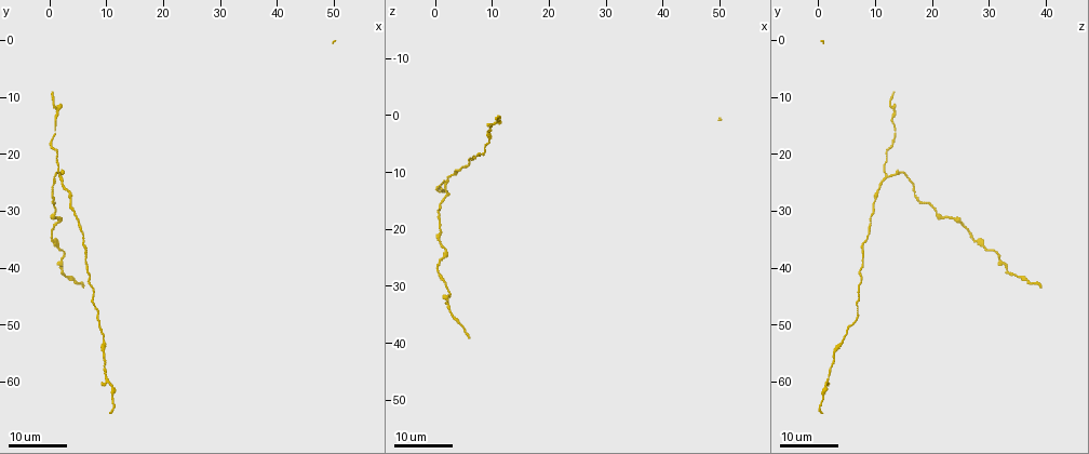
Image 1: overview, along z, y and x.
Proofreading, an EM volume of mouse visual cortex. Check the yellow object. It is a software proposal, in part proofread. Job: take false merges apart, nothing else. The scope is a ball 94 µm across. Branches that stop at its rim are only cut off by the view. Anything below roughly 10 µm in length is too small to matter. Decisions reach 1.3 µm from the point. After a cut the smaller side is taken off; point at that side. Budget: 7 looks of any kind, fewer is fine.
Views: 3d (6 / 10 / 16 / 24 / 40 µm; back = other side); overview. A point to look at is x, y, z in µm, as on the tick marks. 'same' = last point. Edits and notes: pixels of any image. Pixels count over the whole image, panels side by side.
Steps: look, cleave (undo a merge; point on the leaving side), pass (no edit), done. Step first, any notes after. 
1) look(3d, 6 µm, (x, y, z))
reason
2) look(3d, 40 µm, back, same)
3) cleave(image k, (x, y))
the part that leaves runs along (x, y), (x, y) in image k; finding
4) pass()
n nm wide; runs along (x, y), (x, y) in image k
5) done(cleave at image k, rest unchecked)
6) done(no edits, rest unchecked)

look(3d, 24 µm, (0.5, 17.5, 13.0))
arms run side by side

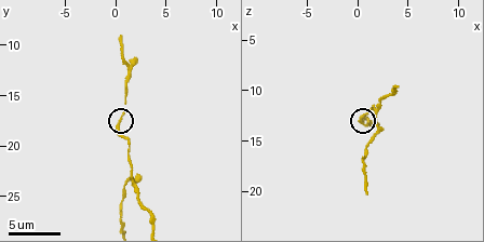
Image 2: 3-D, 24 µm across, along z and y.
look(3d, 10 µm, (0.4, 17.6, 13.4))

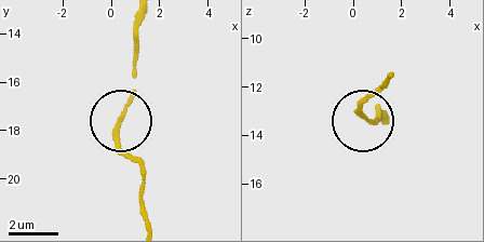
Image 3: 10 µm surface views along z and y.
pass()
3 arms; runs along (121, 121), (117, 137), (139, 169), (142, 185) in image 3; one neuron here

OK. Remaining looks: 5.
look(3d, 10 µm, (1.8, 24.0, 12.2))
branch point

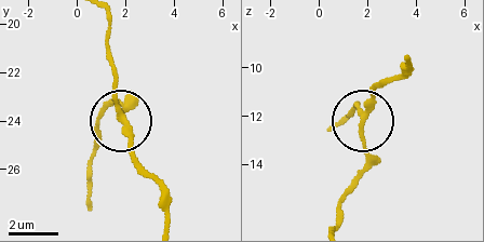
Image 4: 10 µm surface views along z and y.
pass()
3 arms; runs along (108, 19), (120, 119), (122, 103) in image 4; all the same neuron

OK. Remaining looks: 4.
look(3d, 16 µm, (10.0, 59.5, 1.5))
calibre changes

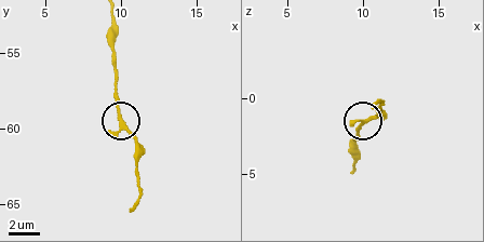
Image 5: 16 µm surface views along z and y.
look(3d, 6 µm, (10.2, 59.8, 1.6))
closer look

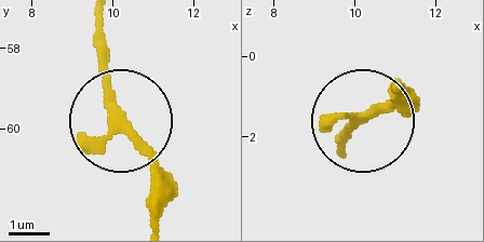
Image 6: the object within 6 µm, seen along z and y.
pass()
runs along (102, 27), (119, 120), (171, 188) in image 6; continuous, no second neuron

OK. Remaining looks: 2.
done(no edits, rest unchecked)

